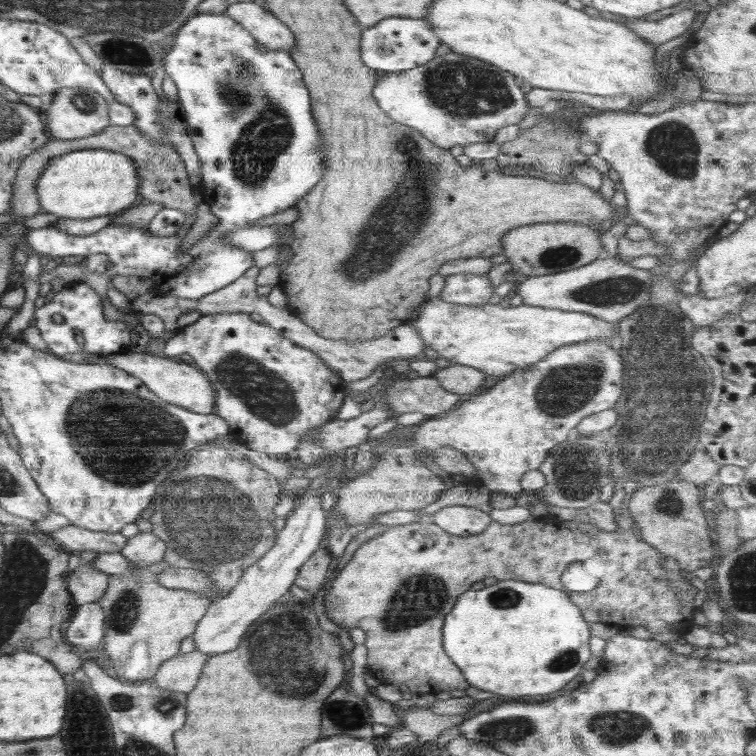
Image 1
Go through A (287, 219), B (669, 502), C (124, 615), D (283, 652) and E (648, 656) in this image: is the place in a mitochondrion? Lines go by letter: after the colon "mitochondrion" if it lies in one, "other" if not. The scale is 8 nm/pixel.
A: other
B: mitochondrion
C: mitochondrion
D: mitochondrion
E: other

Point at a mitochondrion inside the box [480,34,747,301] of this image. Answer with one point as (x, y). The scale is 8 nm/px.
(674, 148)

